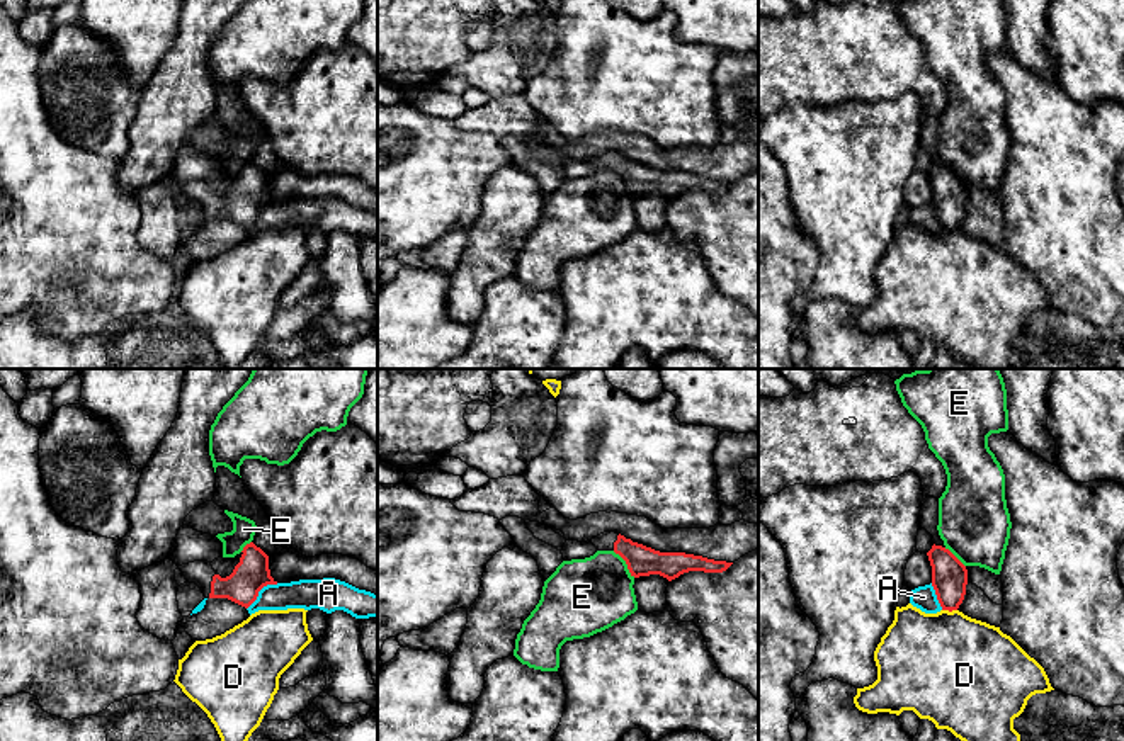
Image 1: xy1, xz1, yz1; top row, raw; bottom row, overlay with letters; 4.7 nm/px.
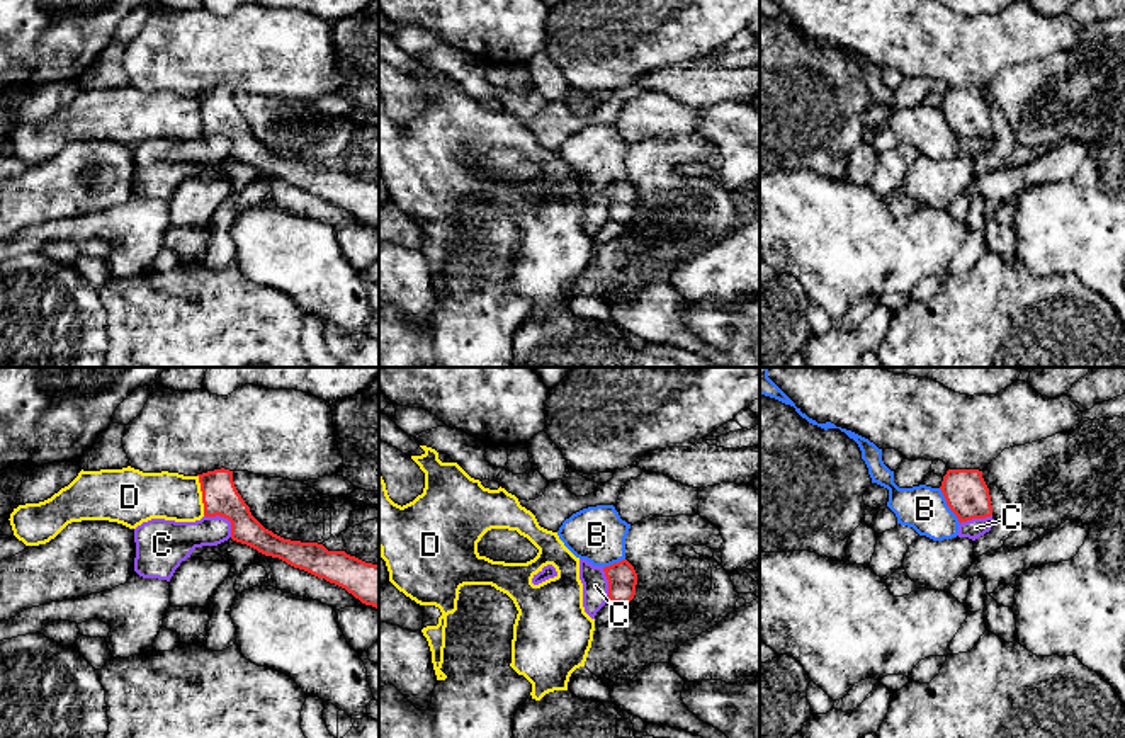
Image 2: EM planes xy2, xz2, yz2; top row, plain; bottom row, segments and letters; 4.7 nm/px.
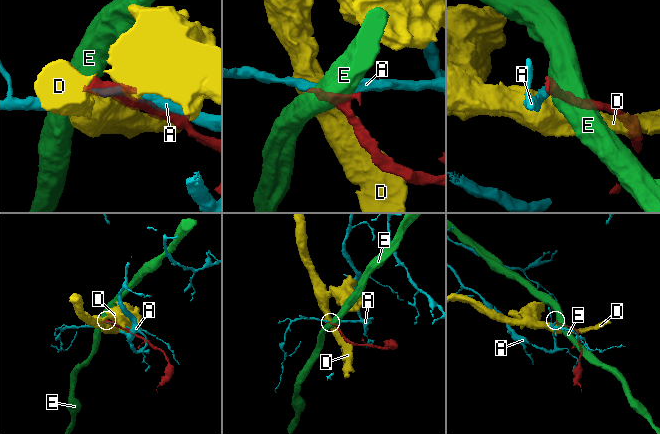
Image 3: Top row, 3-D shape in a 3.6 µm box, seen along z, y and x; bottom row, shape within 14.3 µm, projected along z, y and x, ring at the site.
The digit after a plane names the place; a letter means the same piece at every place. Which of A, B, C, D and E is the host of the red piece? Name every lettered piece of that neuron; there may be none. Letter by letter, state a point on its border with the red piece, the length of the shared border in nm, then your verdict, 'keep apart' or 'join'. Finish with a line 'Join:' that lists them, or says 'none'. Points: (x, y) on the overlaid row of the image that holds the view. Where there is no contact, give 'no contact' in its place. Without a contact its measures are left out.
A: contact xy1 (259, 590); length 200 nm; keep apart
B: contact yz2 (947, 504); length 200 nm; keep apart
C: contact xy2 (225, 517); length 170 nm; keep apart
D: contact xy2 (203, 495); length 190 nm; keep apart
E: contact xz1 (626, 563); length 170 nm; keep apart
Join: none

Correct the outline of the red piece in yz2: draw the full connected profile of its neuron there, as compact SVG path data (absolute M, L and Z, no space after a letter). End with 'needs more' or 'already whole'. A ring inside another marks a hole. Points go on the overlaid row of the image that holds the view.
M948 469L940 490L960 524L992 515L989 488L979 469Z; already whole

